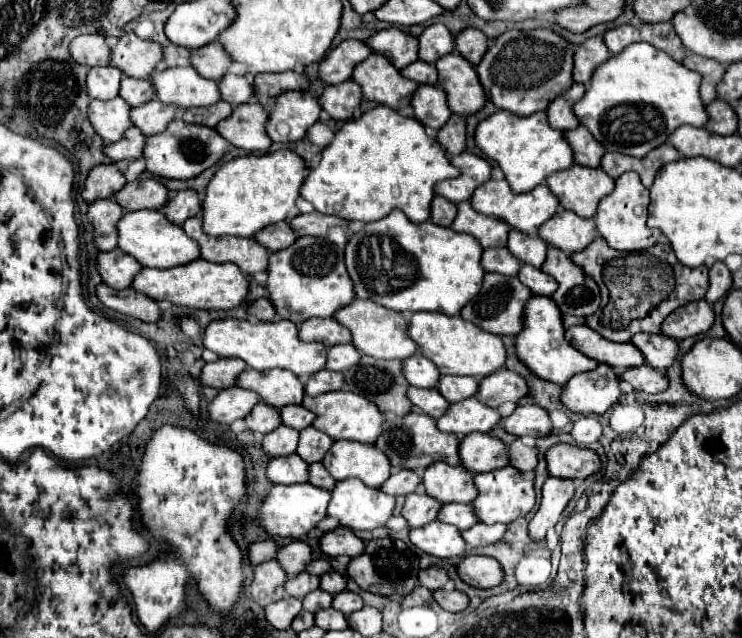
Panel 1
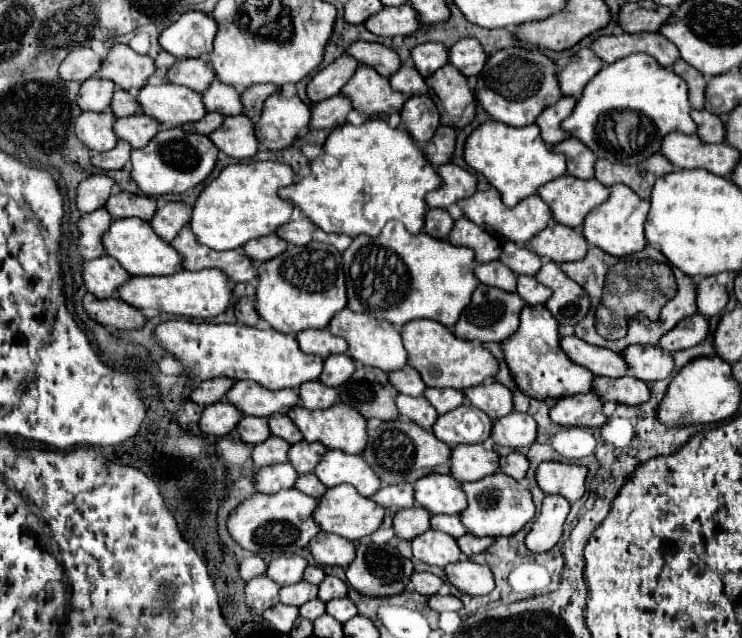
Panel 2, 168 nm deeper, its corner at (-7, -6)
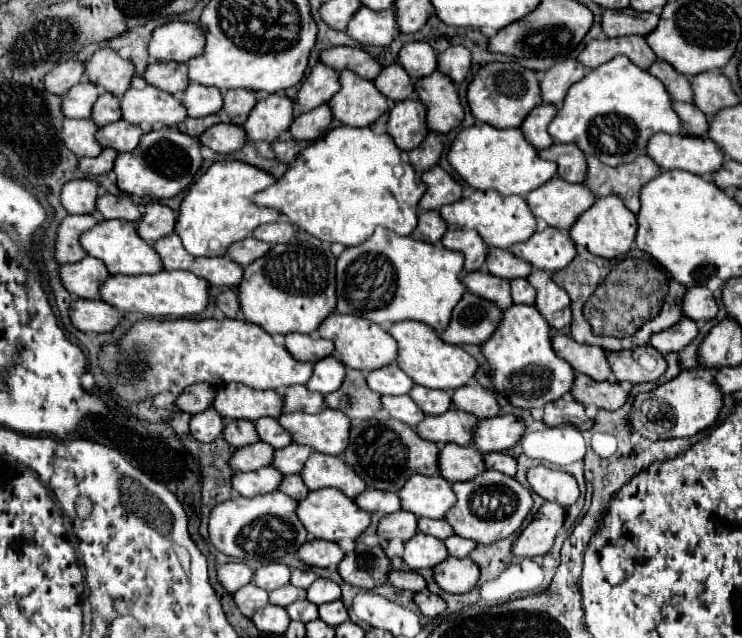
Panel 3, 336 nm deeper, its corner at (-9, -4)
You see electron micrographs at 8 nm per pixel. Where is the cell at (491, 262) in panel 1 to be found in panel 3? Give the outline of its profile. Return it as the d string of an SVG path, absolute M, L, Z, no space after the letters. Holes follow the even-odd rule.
M468 272L462 276L462 282L466 286L466 290L478 298L490 300L494 302L500 310L506 310L508 306L512 306L512 298L510 298L510 284L502 278L496 278L488 272Z

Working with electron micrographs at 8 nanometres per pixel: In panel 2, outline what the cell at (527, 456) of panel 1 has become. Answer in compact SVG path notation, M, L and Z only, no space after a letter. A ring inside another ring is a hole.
M512 452L512 454L504 456L504 458L500 458L500 470L510 474L516 480L522 480L526 476L528 466L530 466L528 458L524 454L520 454L520 452Z

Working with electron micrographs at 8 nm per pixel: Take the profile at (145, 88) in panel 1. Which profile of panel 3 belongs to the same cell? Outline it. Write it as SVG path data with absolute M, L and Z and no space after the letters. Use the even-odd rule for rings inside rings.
M110 92L100 94L98 100L94 102L94 110L92 110L90 118L98 126L106 126L110 122L120 120L120 100L116 96L112 96Z

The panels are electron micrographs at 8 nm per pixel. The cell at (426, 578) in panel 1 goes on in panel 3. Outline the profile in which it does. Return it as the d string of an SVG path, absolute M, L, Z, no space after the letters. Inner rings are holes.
M390 570L388 582L394 584L400 590L410 590L410 592L420 592L426 590L426 580L418 572L404 572L404 570Z

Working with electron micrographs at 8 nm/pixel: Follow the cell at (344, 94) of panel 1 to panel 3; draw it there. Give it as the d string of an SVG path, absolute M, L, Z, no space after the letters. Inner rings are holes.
M322 104L322 106L314 108L314 110L294 118L294 122L290 124L288 132L292 134L294 140L314 142L326 132L330 120L332 120L332 112L330 112L330 108L326 104Z

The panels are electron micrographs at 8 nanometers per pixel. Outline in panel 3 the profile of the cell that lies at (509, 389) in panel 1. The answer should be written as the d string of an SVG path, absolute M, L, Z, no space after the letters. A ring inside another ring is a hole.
M466 384L452 392L452 406L474 414L476 418L492 418L500 412L494 392L482 388L480 384Z

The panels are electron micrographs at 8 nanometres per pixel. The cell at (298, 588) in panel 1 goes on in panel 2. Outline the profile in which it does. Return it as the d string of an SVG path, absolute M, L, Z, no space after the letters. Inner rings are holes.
M306 580L292 584L292 586L282 586L280 590L280 602L292 604L292 606L302 606L308 600L314 600L316 596L318 596L318 586L308 584Z

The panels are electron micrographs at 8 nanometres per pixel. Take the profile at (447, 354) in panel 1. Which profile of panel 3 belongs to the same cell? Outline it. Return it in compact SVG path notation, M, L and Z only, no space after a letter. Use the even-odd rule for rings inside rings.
M404 320L404 322L398 322L398 324L390 324L386 328L386 332L398 342L396 364L412 378L414 384L434 388L434 390L452 392L452 390L456 390L460 386L470 384L476 370L478 370L476 360L468 352L464 352L460 346L442 342L438 338L438 334L430 326L426 326L422 322Z

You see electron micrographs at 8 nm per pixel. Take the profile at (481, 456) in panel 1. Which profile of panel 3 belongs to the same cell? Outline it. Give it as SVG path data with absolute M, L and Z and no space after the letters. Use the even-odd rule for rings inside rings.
M444 444L438 454L440 476L448 482L466 482L478 474L482 474L484 462L482 454L474 446L458 446Z

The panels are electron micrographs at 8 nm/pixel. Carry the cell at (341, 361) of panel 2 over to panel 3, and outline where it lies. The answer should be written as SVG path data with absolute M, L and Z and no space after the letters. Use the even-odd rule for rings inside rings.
M326 356L314 362L314 372L312 372L312 378L306 382L306 388L312 392L330 394L340 388L344 374L346 374L346 368L342 366L342 362L336 360L334 356Z

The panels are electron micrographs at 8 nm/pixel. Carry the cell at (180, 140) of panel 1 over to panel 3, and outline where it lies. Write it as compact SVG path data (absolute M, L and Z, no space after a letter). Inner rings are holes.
M158 128L140 138L140 144L126 154L118 154L114 160L114 174L116 186L134 196L150 196L150 198L172 198L178 192L186 190L192 182L196 172L202 166L200 156L200 142L188 134L182 134L178 128Z

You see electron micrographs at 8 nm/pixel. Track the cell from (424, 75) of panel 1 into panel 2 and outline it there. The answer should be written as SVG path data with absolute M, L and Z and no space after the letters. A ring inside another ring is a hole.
M402 66L394 76L390 76L390 84L394 90L404 92L408 96L428 94L428 84L414 66Z

